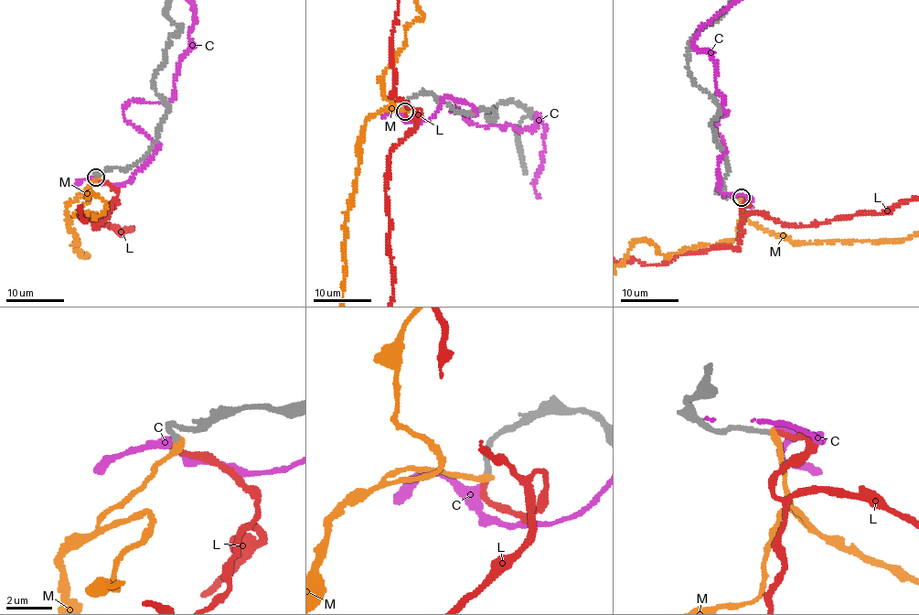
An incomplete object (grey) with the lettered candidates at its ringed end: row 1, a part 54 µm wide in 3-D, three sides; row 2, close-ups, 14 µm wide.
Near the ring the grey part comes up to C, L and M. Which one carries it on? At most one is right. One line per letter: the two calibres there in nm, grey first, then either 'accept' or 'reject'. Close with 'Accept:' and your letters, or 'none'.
C: calibres 220 and 360 nm; reject
L: calibres 220 and 240 nm; accept
M: calibres 240 and 340 nm; reject
Accept: L

